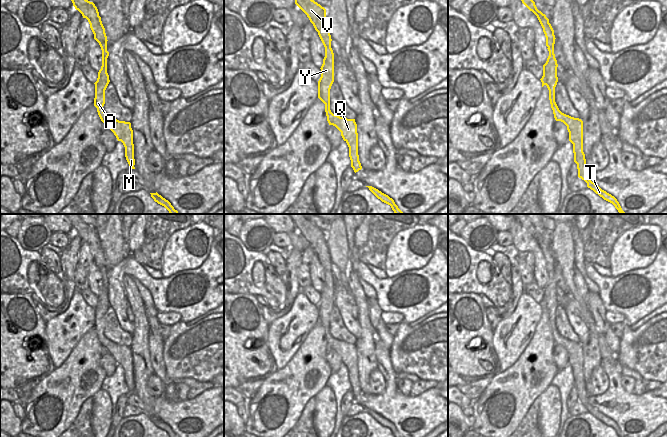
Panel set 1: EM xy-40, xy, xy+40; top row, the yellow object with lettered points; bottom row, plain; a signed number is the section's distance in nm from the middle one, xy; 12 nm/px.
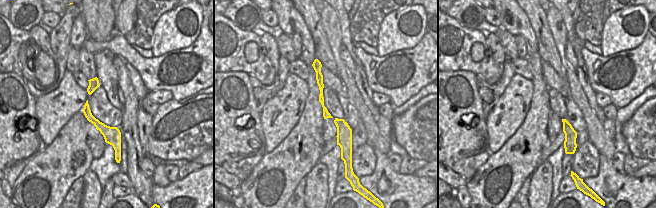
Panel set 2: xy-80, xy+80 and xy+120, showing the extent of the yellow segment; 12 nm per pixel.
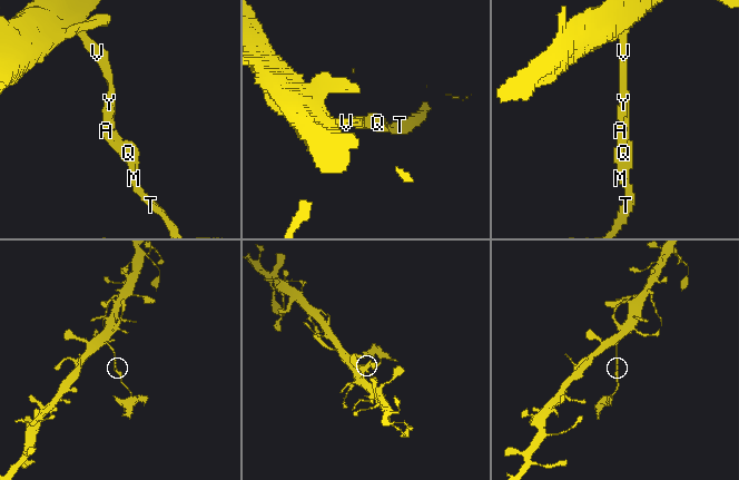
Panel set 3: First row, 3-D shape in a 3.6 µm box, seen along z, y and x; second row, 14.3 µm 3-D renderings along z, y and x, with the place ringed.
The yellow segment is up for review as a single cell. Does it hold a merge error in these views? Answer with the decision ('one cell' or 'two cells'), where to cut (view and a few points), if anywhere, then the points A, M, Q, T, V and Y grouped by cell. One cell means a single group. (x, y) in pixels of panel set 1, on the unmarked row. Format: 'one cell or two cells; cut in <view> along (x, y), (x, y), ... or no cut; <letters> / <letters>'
two cells; cut in xy-40 along (106, 269), (101, 271); A M Q T Y / V

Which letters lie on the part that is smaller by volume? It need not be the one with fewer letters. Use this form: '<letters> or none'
A, M, Q, T, Y

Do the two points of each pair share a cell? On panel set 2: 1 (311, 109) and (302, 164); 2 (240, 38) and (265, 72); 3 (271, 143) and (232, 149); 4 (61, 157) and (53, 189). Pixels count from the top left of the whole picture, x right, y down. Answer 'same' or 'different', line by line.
1: same
2: same
3: different
4: same

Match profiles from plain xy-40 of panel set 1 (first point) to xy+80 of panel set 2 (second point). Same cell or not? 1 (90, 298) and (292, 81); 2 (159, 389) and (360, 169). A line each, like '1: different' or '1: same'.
1: different
2: same

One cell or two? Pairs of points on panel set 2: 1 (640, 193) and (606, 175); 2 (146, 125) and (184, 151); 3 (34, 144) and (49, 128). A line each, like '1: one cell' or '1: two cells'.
1: one cell
2: two cells
3: two cells

